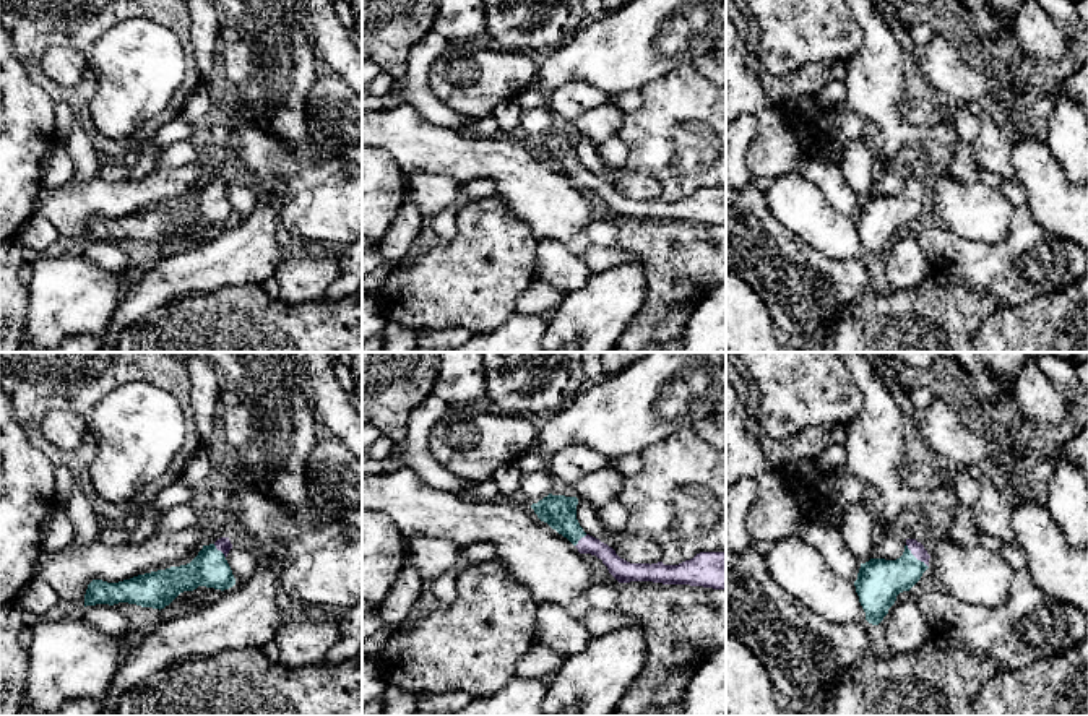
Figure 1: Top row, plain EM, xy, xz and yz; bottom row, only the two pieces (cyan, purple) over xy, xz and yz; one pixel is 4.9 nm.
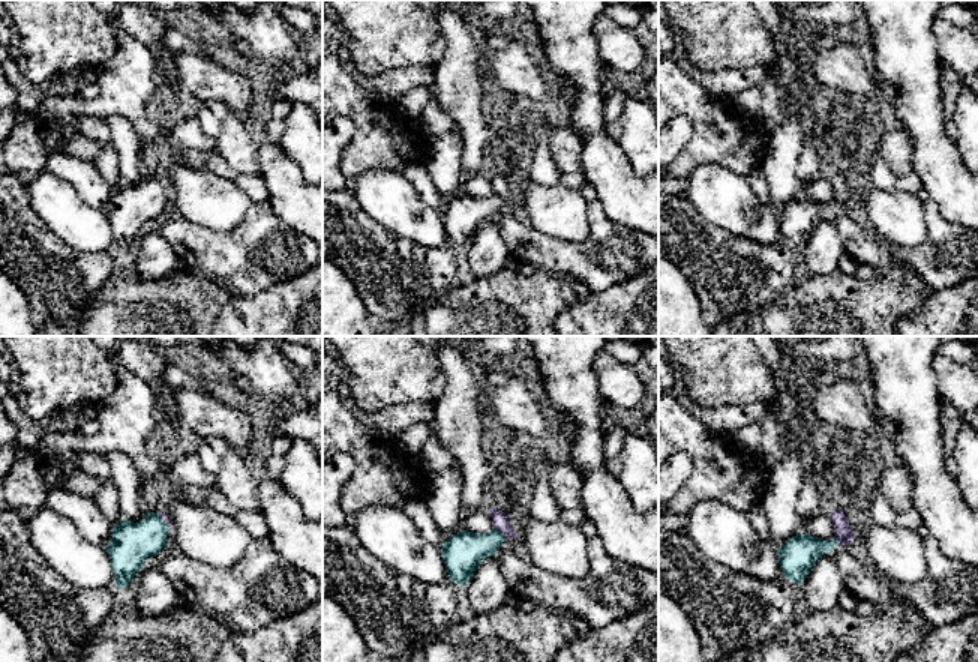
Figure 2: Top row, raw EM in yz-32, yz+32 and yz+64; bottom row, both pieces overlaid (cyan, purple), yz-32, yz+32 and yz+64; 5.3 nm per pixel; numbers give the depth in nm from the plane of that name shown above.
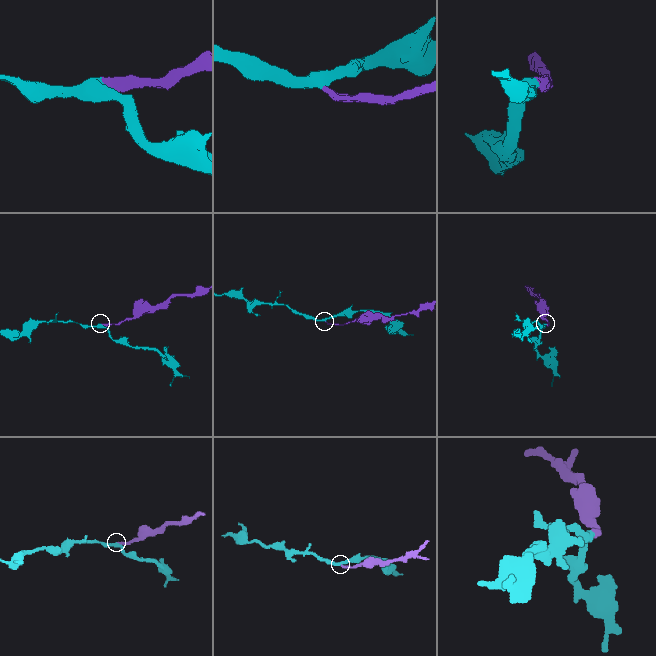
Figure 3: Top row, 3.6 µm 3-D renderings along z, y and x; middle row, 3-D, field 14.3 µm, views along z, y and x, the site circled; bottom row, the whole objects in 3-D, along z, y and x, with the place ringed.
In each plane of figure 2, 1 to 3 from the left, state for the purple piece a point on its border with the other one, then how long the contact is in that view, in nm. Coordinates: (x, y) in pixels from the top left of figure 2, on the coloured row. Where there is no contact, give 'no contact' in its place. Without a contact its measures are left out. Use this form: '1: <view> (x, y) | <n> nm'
1: yz-32 (162, 521) | 100 nm
2: yz+32 (500, 532) | 100 nm
3: yz+64 (836, 541) | 50 nm

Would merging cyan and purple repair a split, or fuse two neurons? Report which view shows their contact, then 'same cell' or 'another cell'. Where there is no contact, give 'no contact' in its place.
contact in yz; same cell

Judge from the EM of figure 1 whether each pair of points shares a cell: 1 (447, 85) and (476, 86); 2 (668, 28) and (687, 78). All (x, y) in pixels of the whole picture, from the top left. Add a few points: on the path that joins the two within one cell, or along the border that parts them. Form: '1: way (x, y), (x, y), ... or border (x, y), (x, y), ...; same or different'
1: way (453, 86), (470, 86); same
2: border (690, 62), (648, 81); different

